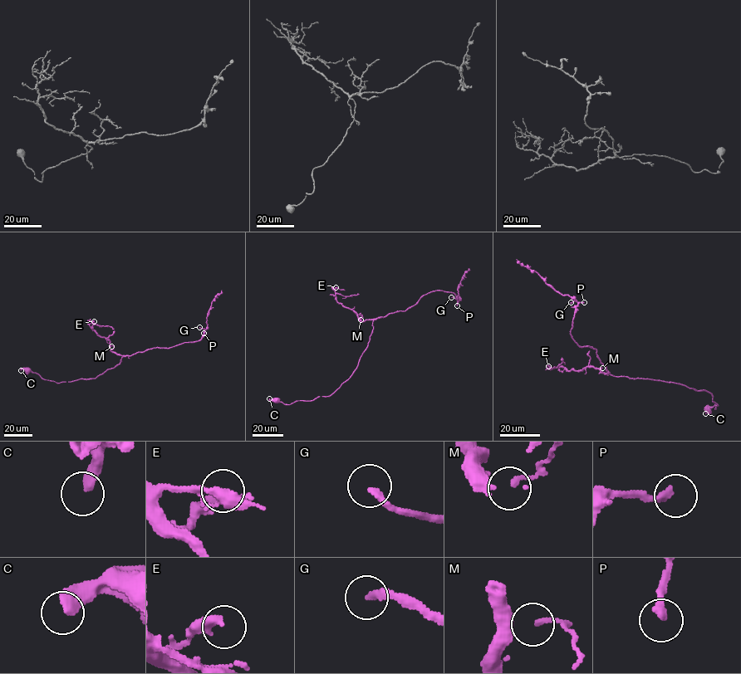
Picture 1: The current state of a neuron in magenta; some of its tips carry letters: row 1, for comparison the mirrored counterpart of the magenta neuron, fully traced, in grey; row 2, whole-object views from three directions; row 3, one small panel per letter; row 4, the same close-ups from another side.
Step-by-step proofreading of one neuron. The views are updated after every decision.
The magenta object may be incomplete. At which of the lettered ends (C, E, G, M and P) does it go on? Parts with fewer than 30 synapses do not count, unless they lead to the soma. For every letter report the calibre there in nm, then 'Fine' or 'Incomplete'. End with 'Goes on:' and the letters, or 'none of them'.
C: Thickness 400 nm. Fine
E: Thickness 360 nm. Fine
G: Thickness 240 nm. Incomplete
M: Thickness 110 nm. Fine
P: Thickness 240 nm. Incomplete
Goes on: G, P

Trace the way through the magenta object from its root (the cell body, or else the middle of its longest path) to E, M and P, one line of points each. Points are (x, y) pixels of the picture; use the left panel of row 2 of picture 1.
E: (27, 369), (59, 383), (95, 378), (118, 364), (122, 357), (112, 351), (109, 340), (92, 329), (94, 321)
M: (27, 369), (43, 378), (57, 383), (95, 378), (121, 361), (121, 355), (112, 351), (114, 346), (111, 346)
P: (27, 369), (57, 383), (95, 378), (118, 364), (123, 357), (198, 341), (203, 333)

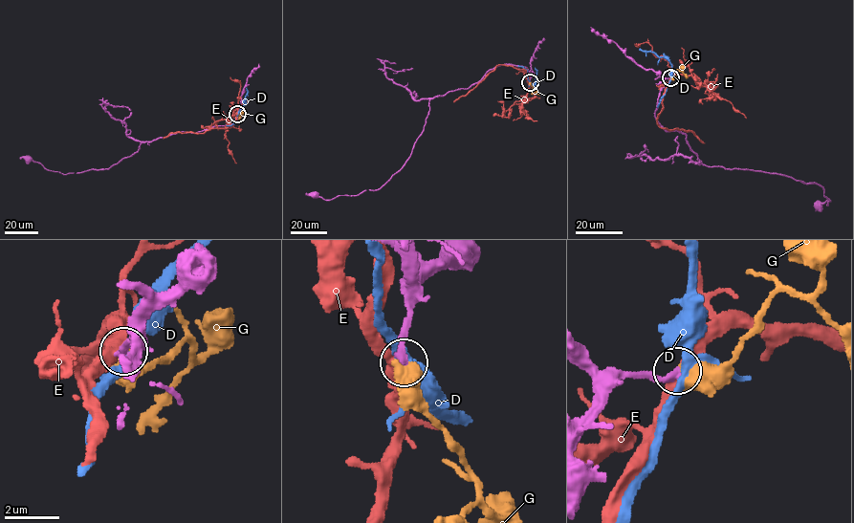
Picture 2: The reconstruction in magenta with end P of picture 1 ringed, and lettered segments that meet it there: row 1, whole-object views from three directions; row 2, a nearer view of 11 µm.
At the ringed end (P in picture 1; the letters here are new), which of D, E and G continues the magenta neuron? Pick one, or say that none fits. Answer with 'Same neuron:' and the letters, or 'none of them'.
Same neuron: G

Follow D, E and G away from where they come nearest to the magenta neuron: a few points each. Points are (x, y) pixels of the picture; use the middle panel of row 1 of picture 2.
D: (529, 81), (534, 86), (536, 84), (535, 68)
E: (529, 81), (523, 70), (498, 65), (453, 102)
G: (529, 82), (539, 95)

